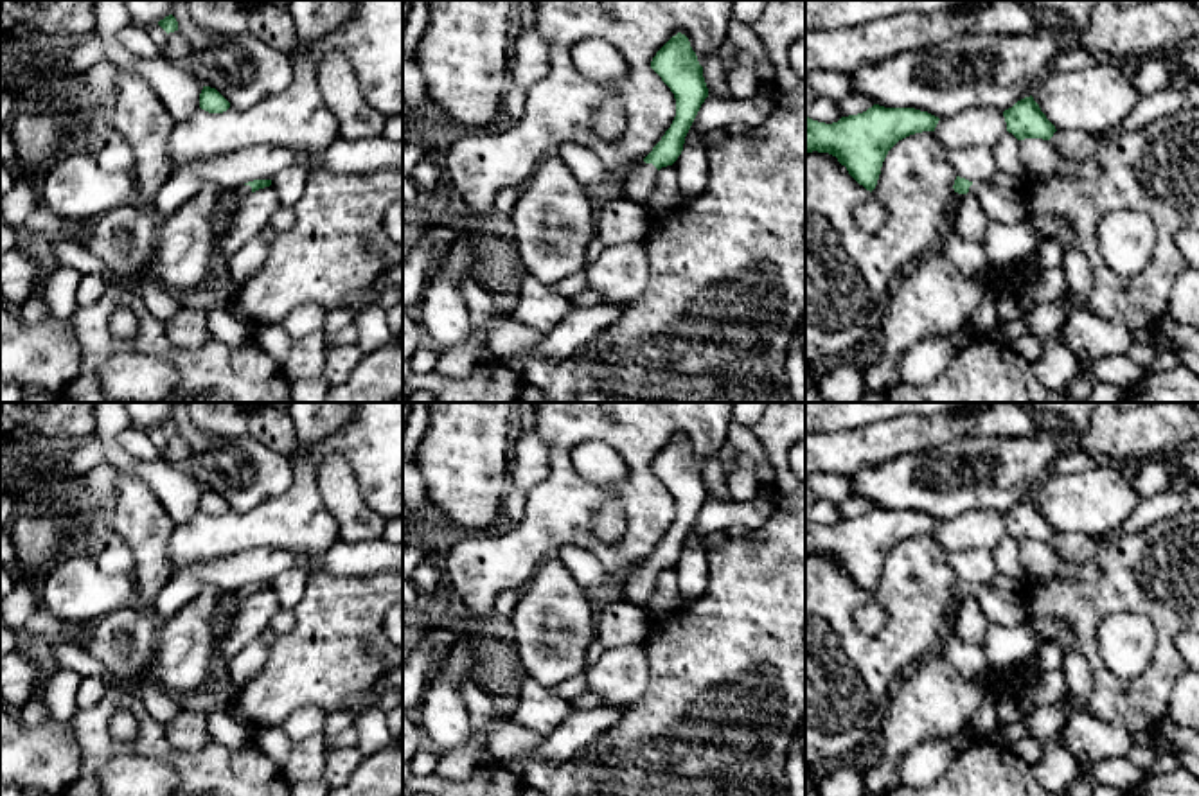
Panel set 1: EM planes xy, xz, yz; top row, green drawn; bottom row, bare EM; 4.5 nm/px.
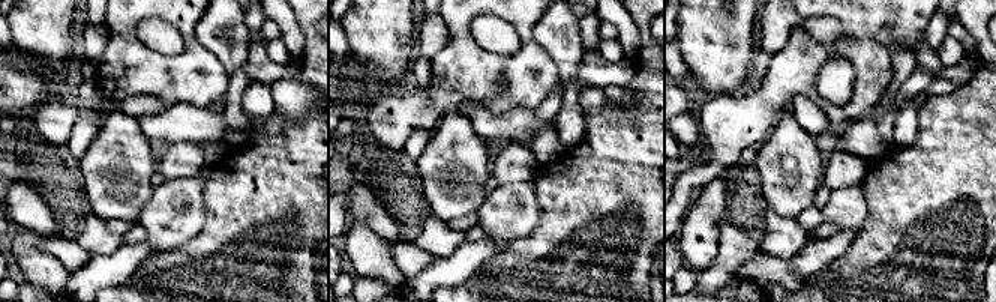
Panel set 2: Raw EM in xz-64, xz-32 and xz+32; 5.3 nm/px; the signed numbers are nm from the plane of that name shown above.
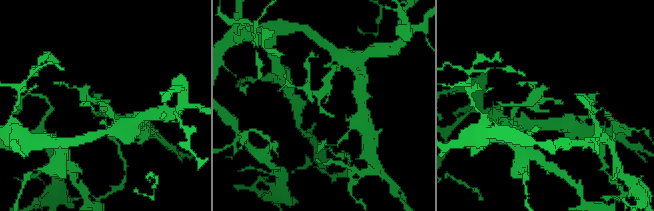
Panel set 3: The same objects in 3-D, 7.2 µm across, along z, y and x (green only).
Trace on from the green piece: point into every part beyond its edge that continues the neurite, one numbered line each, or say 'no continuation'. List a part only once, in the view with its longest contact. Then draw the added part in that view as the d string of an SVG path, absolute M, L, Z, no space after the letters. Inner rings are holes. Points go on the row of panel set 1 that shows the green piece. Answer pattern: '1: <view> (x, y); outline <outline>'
1: xz (639, 185); outline M644 164L622 181L618 198L649 207L656 187L656 176L658 169L653 164Z

